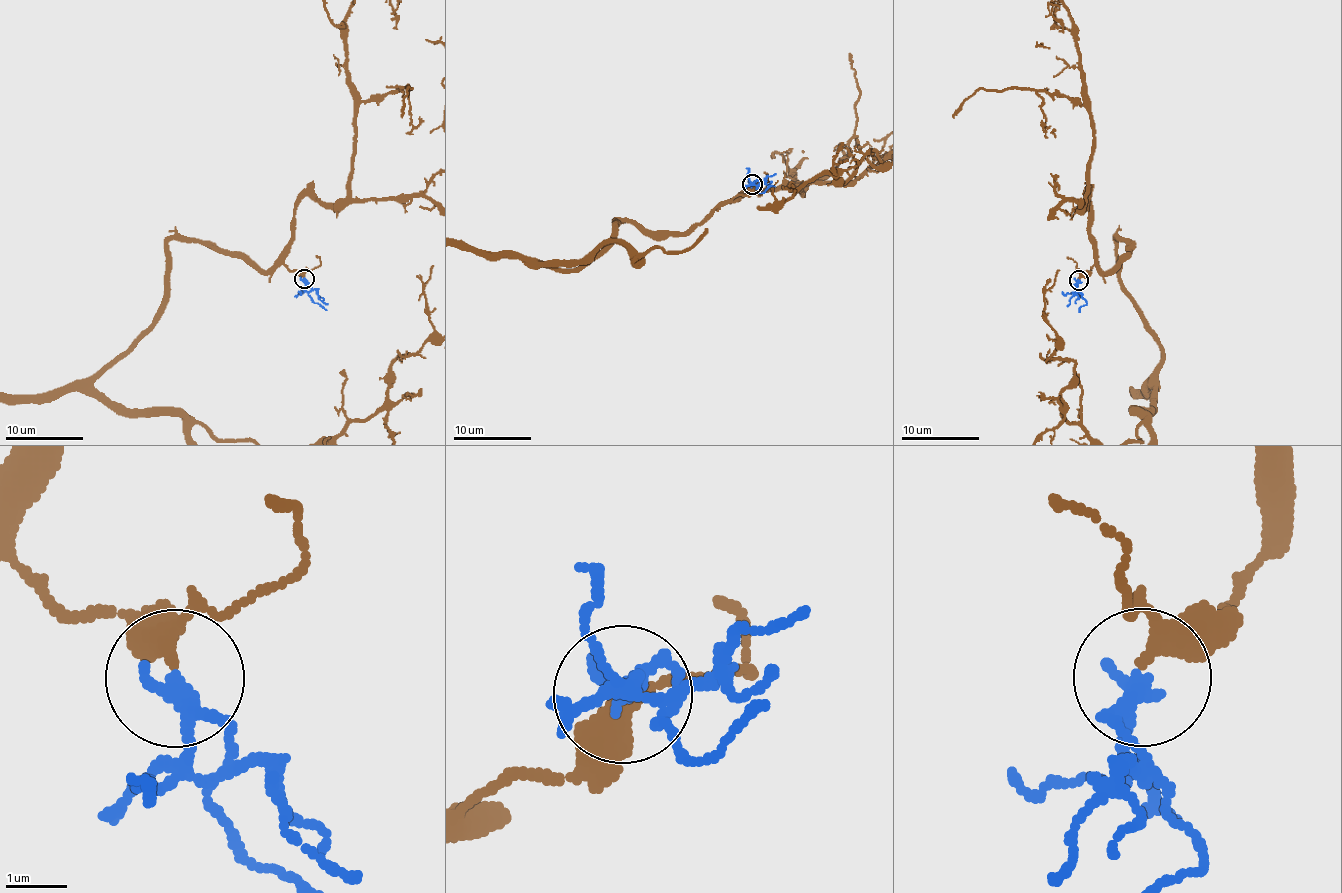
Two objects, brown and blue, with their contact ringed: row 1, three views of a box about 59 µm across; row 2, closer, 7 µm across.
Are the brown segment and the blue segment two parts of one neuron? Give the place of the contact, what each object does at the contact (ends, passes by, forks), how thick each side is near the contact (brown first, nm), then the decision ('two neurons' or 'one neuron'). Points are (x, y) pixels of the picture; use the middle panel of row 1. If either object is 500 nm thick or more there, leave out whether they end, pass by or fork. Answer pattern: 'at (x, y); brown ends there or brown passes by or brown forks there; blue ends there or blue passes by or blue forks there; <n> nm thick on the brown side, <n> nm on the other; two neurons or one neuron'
at (752, 184); brown passes by; blue passes by; 280 nm thick on the brown side, 240 nm on the other; one neuron

